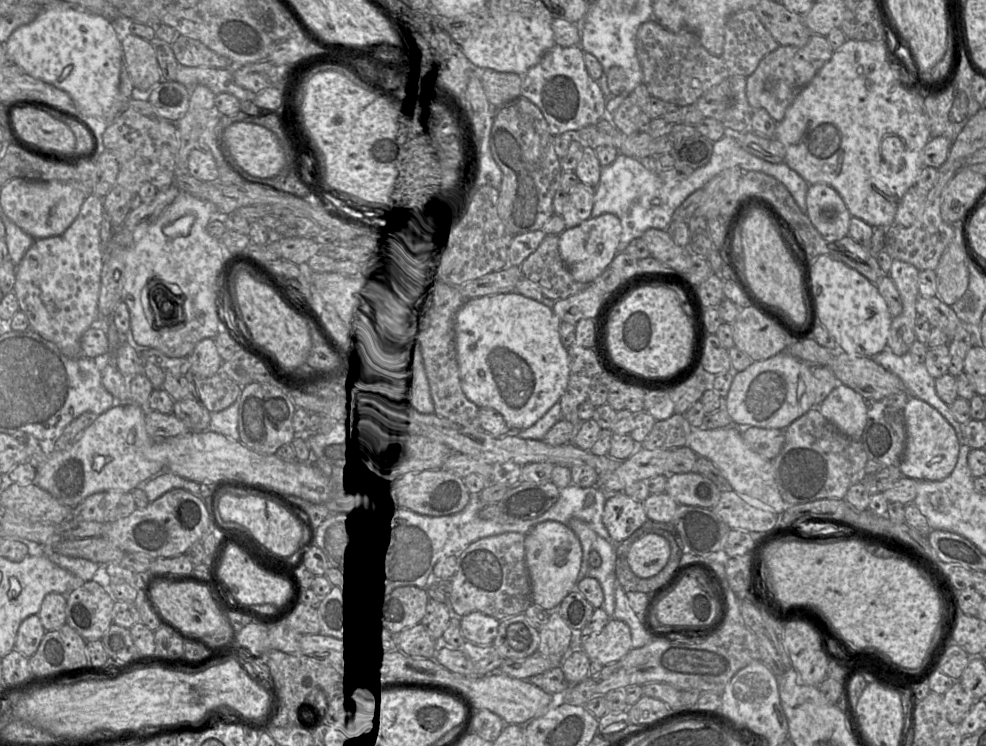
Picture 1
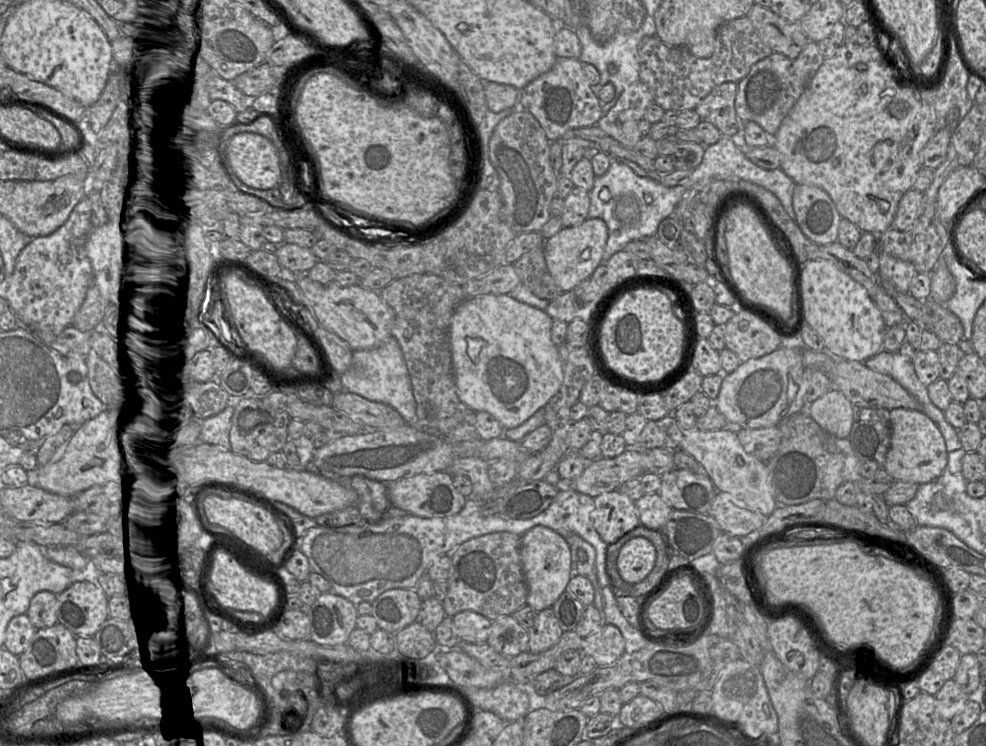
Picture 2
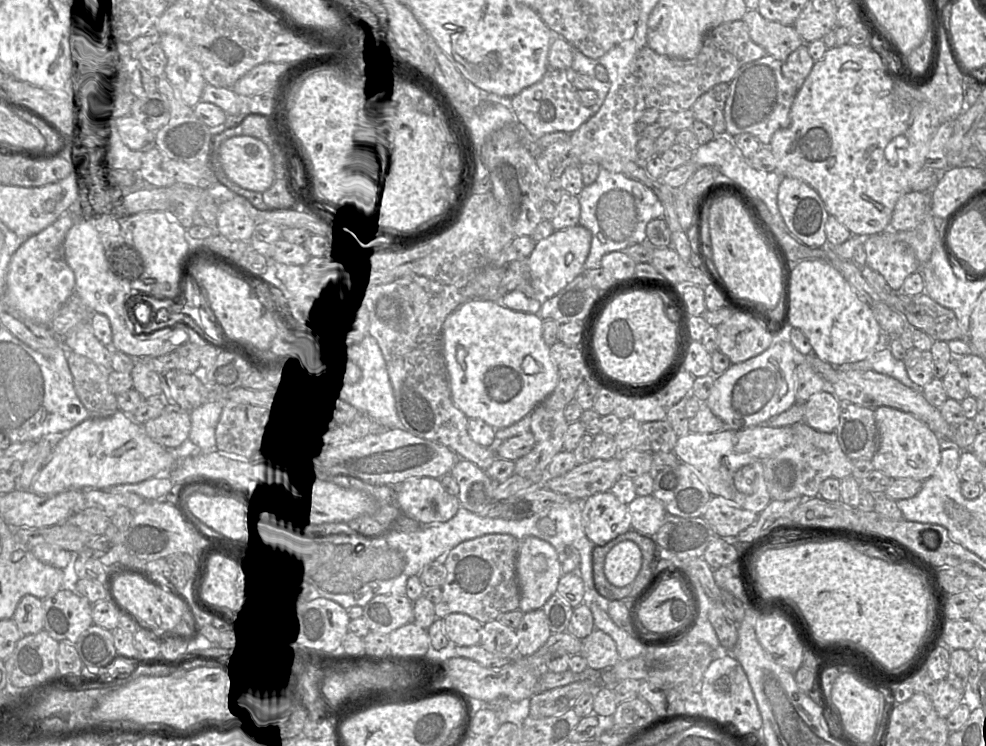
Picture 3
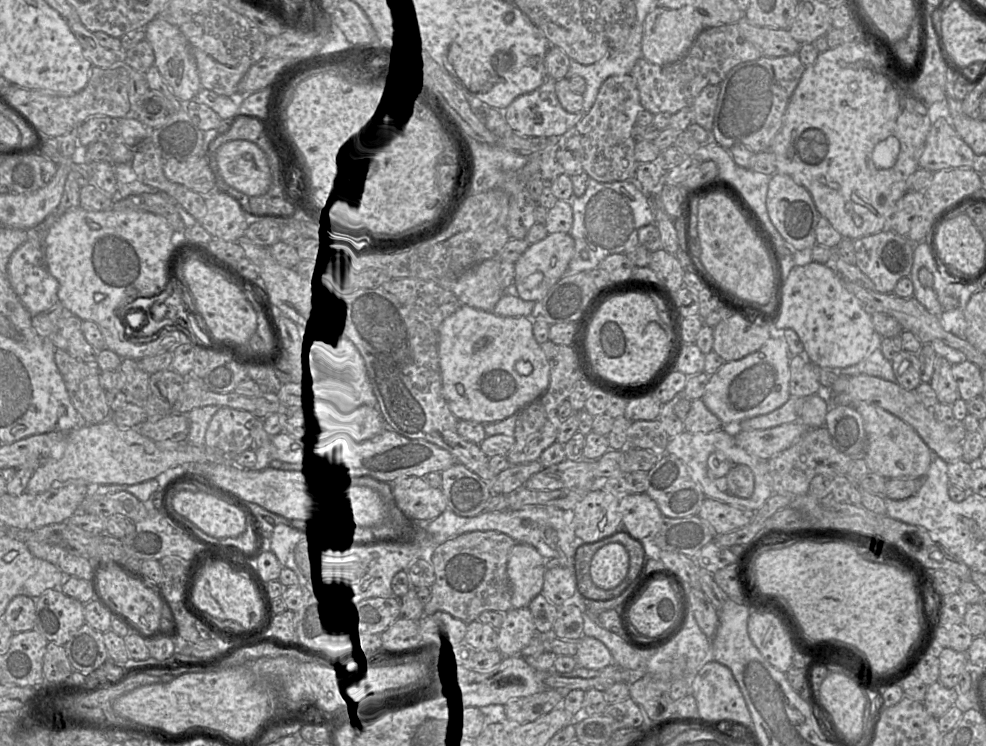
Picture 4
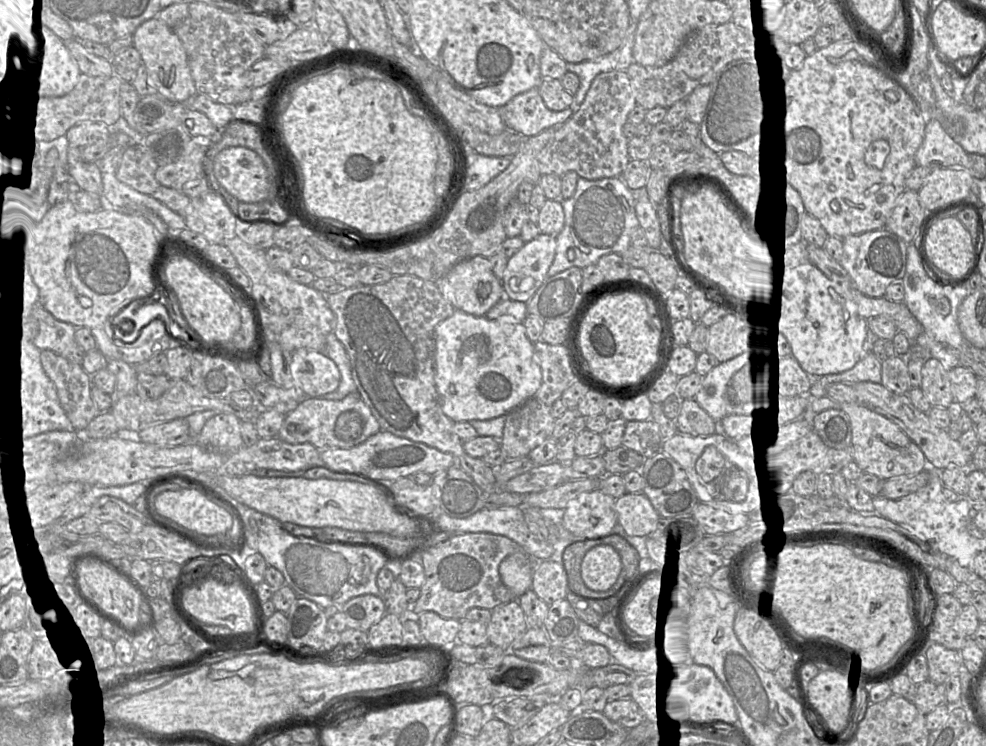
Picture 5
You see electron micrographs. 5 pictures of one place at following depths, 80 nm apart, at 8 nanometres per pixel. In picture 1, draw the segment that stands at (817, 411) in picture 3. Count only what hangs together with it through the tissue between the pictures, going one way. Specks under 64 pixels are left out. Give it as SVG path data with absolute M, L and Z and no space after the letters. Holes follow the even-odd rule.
M839 384L818 409L842 434L861 440L867 423L868 402L859 393Z

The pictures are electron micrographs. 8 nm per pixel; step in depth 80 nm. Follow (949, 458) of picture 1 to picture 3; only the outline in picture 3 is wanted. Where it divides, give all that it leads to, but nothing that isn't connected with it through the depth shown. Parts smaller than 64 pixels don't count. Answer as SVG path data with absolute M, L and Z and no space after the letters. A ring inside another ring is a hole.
M891 407L874 409L879 433L879 447L871 459L873 468L893 480L923 482L936 471L945 444L929 427L913 415Z

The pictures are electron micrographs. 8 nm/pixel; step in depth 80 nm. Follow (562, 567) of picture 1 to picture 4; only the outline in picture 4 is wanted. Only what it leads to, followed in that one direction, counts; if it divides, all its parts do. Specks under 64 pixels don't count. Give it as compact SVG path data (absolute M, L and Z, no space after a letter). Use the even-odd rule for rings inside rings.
M524 543L514 545L508 555L506 565L512 608L526 608L534 597L541 594L546 570L547 560L533 546Z

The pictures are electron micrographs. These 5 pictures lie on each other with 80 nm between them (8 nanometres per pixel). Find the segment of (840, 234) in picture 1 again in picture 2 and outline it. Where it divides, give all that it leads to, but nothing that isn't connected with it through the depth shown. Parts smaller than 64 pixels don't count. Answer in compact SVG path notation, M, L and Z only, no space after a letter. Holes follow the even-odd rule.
M796 184L792 206L798 226L811 241L821 245L837 241L842 216L825 190Z

